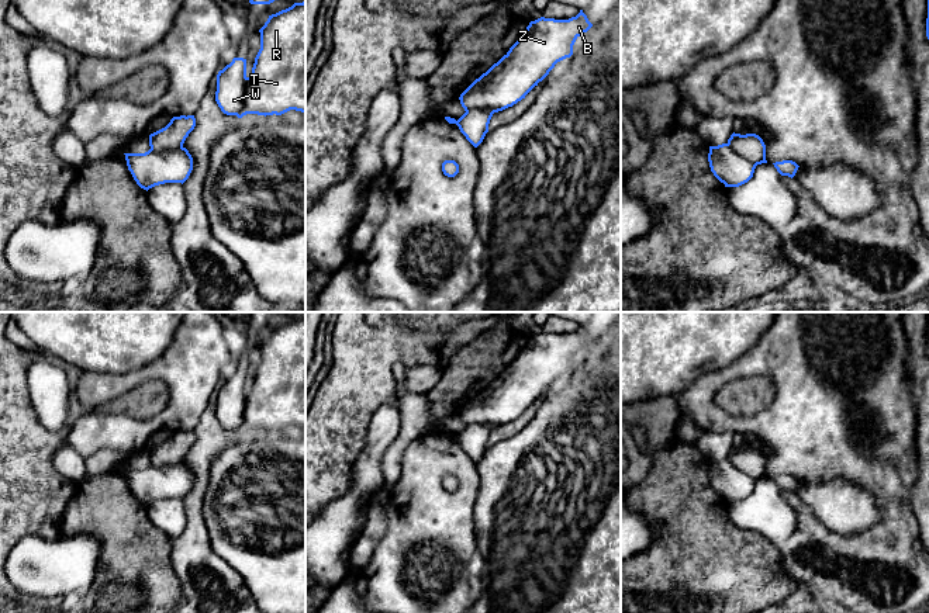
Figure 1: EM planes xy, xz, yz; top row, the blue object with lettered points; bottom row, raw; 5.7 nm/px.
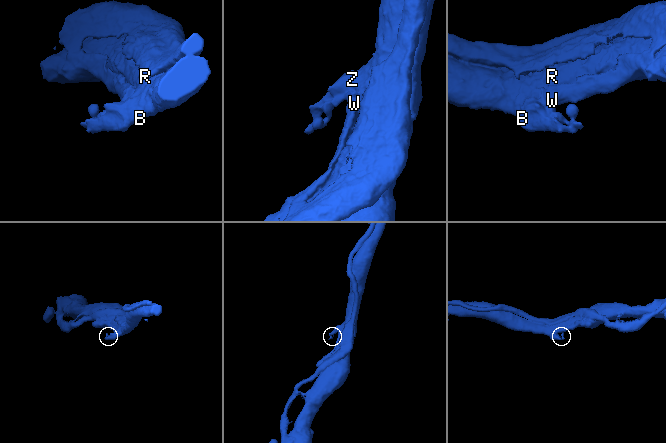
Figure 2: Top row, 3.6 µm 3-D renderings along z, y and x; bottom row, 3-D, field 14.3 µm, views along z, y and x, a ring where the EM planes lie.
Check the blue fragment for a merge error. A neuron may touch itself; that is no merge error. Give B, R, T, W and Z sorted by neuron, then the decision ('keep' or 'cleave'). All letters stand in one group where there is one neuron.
groups B R T Z / W; cleave

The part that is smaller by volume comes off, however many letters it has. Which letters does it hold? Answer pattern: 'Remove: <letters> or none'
Remove: W

